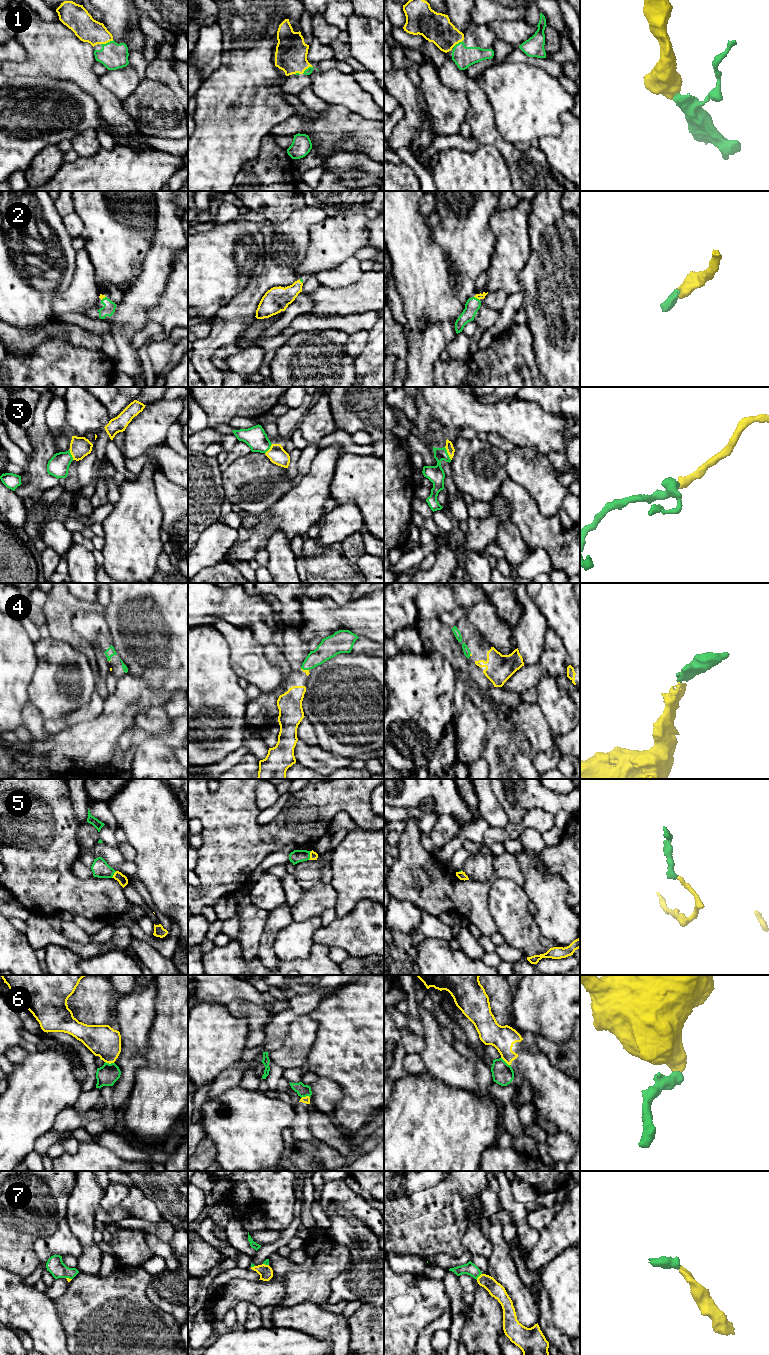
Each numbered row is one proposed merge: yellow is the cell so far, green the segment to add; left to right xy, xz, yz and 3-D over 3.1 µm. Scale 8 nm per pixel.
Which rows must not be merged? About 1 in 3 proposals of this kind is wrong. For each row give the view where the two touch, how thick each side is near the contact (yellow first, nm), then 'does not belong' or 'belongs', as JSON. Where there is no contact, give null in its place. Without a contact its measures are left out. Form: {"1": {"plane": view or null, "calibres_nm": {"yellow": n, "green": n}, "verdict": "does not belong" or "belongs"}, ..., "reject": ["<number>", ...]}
{"1": {"plane": "xy", "calibres_nm": {"yellow": 200, "green": 220}, "verdict": "belongs"}, "2": {"plane": "yz", "calibres_nm": {"yellow": 50, "green": 120}, "verdict": "belongs"}, "3": {"plane": "yz", "calibres_nm": {"yellow": 70, "green": 140}, "verdict": "belongs"}, "4": {"plane": "xz", "calibres_nm": {"yellow": 30, "green": 160}, "verdict": "belongs"}, "5": {"plane": "xz", "calibres_nm": {"yellow": 60, "green": 100}, "verdict": "belongs"}, "6": {"plane": "yz", "calibres_nm": {"yellow": 190, "green": 170}, "verdict": "does not belong"}, "7": {"plane": "yz", "calibres_nm": {"yellow": 120, "green": 100}, "verdict": "belongs"}, "reject": ["6"]}

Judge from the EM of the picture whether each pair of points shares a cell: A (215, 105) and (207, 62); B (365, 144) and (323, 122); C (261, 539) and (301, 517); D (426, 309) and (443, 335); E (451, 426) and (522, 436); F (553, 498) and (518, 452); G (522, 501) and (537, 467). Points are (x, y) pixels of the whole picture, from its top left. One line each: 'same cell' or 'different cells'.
A: different cells
B: same cell
C: same cell
D: same cell
E: same cell
F: same cell
G: different cells

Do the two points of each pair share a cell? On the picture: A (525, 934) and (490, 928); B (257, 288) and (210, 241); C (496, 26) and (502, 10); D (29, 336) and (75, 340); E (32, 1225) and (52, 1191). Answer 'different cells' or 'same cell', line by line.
A: different cells
B: different cells
C: different cells
D: same cell
E: same cell

